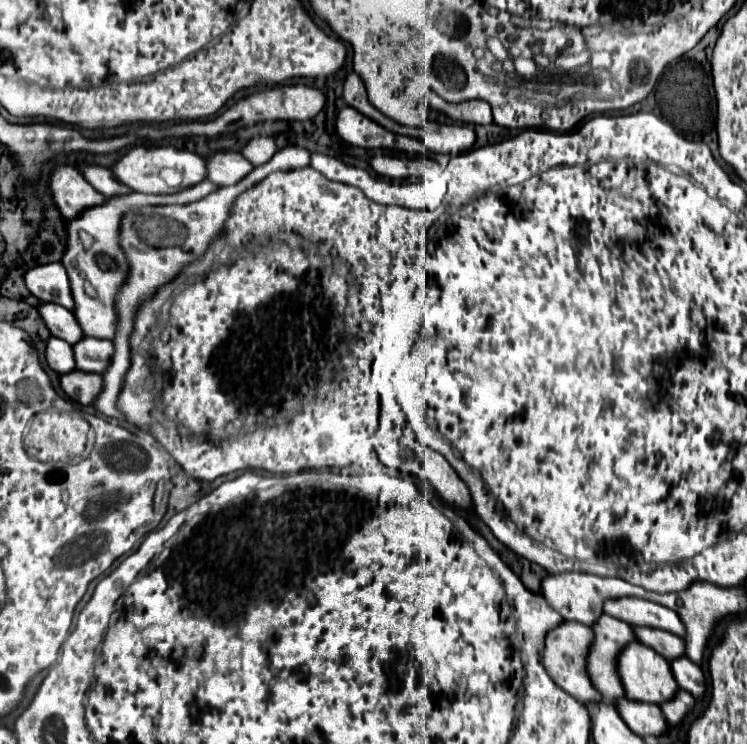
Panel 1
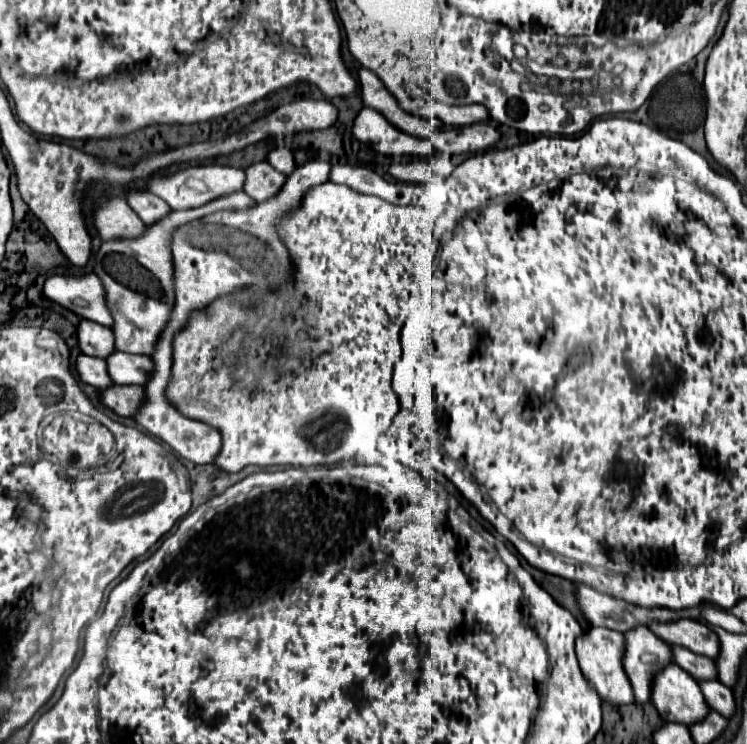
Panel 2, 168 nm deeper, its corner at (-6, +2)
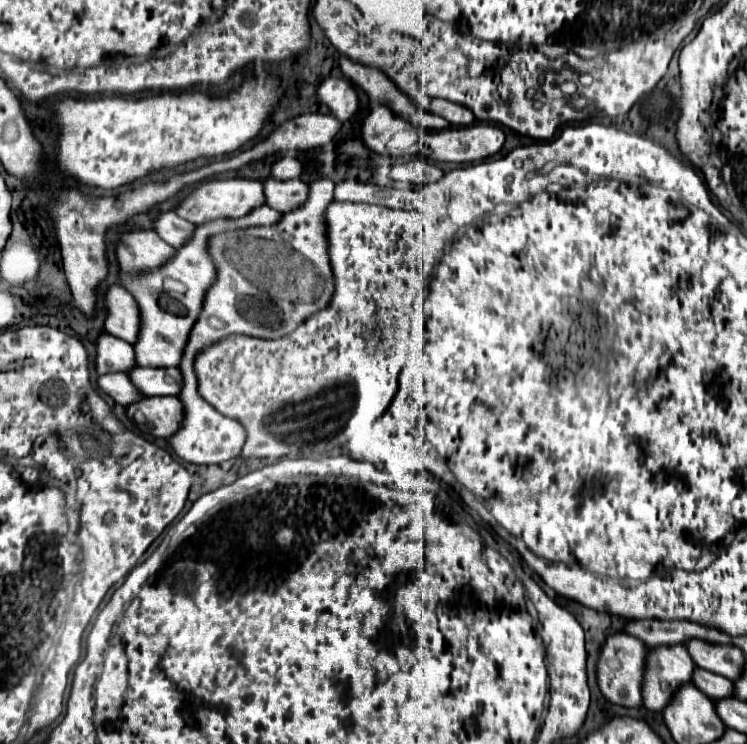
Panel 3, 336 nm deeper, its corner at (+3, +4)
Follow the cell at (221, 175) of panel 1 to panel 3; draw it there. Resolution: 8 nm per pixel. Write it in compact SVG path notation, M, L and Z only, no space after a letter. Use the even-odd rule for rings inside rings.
M266 176L262 186L266 204L278 212L286 212L294 208L294 204L302 204L302 196L306 196L306 184L302 180L276 180Z

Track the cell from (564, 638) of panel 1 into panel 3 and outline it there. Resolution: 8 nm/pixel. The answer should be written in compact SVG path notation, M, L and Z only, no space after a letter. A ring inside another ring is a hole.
M614 632L608 634L600 646L598 662L596 662L596 678L600 692L618 706L634 708L642 704L640 698L640 680L642 680L642 656L646 656L646 644L642 640L626 634L626 632Z

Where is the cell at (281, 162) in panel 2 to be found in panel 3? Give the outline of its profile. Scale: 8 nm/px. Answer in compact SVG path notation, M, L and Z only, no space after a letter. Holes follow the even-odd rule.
M282 156L272 164L272 176L278 180L298 178L300 172L302 172L302 164L298 158L292 158L292 156Z

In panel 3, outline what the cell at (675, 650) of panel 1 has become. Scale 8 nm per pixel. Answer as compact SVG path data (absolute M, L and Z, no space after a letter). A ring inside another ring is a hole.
M694 668L692 674L692 682L698 686L698 690L702 690L710 700L714 700L714 696L730 696L730 680L724 676L718 676L714 672L708 672L704 668Z

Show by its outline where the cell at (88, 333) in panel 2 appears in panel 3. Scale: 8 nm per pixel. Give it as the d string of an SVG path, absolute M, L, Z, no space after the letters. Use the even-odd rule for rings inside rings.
M108 332L98 334L96 340L96 370L98 374L106 372L126 372L126 368L132 368L134 362L134 350L128 342L110 336Z

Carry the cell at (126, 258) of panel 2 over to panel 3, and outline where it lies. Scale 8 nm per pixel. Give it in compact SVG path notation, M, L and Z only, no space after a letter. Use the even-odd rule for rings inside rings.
M212 220L198 224L190 236L190 240L174 250L174 256L168 258L160 268L150 272L124 272L118 270L118 282L126 288L140 310L140 330L134 346L136 364L152 366L152 368L168 368L178 366L182 346L190 332L190 324L194 324L194 316L198 316L198 304L202 302L202 292L210 288L214 282L214 264L210 264L210 256L206 252L206 240L214 232L234 230L234 226L222 226L222 220Z

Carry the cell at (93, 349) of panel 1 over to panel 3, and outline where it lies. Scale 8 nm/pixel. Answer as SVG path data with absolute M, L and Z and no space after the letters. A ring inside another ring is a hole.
M134 366L128 370L128 378L144 396L176 396L180 388L178 368Z

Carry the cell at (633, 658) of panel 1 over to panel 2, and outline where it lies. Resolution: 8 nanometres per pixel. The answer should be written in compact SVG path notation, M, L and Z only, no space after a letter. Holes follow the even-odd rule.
M675 664L657 672L651 700L663 720L683 722L685 726L687 722L699 722L699 718L711 710L695 678Z

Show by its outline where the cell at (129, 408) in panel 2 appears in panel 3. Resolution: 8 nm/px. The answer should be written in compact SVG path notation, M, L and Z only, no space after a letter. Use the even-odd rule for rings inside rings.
M142 396L126 406L126 414L142 432L168 438L182 422L182 404L176 396Z

